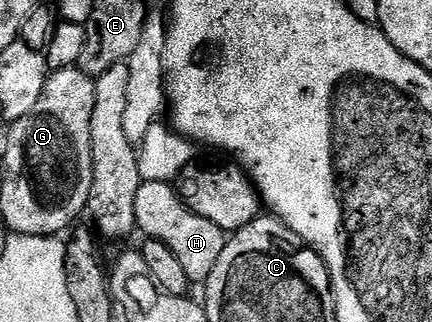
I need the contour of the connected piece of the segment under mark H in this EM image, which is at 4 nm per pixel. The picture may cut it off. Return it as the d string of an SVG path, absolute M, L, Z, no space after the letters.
M143 181L137 190L135 203L135 227L144 237L165 242L169 250L181 262L185 274L193 282L205 282L209 274L213 274L213 266L217 266L217 258L221 258L221 250L225 250L229 239L228 233L222 232L209 218L201 218L201 214L193 214L189 206L179 196L171 184L165 182Z

